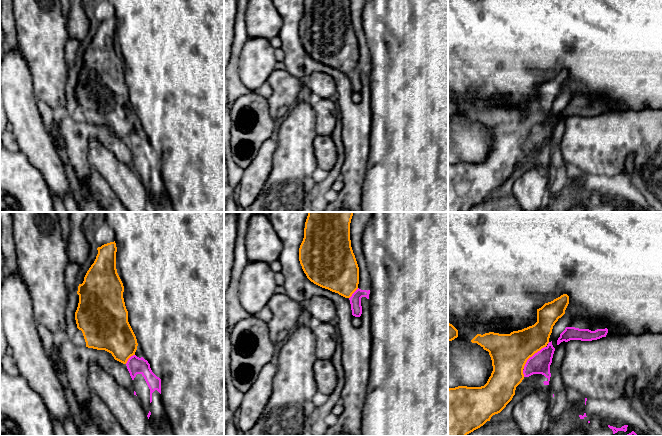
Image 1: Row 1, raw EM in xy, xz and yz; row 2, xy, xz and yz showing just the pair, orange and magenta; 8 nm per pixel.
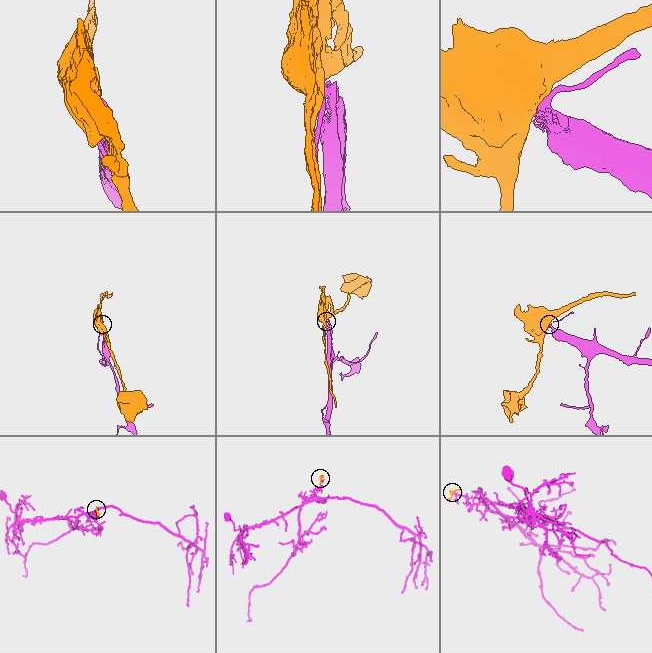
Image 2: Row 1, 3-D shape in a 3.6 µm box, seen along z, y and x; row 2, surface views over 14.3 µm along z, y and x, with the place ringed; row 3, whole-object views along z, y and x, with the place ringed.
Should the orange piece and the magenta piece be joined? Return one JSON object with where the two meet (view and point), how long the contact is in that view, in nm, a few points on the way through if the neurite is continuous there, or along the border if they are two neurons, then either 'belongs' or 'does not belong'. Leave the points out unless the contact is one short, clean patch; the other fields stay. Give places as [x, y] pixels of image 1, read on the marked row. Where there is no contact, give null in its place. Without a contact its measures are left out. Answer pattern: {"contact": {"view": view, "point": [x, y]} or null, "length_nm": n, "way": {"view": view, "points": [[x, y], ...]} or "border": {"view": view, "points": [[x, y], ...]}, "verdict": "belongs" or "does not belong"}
{"contact": {"view": "yz", "point": [533, 354]}, "length_nm": 280, "border": {"view": "yz", "points": [[547, 345], [535, 352], [527, 360], [523, 368]]}, "verdict": "does not belong"}

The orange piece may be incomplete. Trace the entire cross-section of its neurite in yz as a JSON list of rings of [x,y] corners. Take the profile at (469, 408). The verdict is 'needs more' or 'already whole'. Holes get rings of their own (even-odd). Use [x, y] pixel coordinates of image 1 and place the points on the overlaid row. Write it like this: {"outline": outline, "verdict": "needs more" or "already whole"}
{"outline": [[[563,294],[537,309],[537,322],[534,325],[510,334],[477,334],[471,340],[489,352],[493,371],[484,386],[458,386],[448,389],[448,436],[466,436],[506,407],[515,395],[516,387],[524,379],[523,369],[527,360],[547,346],[553,326],[565,314],[568,304],[569,296]]], "verdict": "already whole"}

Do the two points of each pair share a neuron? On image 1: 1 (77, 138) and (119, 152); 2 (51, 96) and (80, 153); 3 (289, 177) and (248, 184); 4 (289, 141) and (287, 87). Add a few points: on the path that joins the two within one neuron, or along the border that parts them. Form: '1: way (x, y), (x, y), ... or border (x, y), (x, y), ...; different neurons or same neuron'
1: way (88, 135), (103, 135), (109, 141); same neuron
2: border (64, 113), (59, 115); different neurons
3: border (272, 158), (271, 172), (262, 190), (253, 201); different neurons
4: border (304, 96), (291, 108); different neurons

